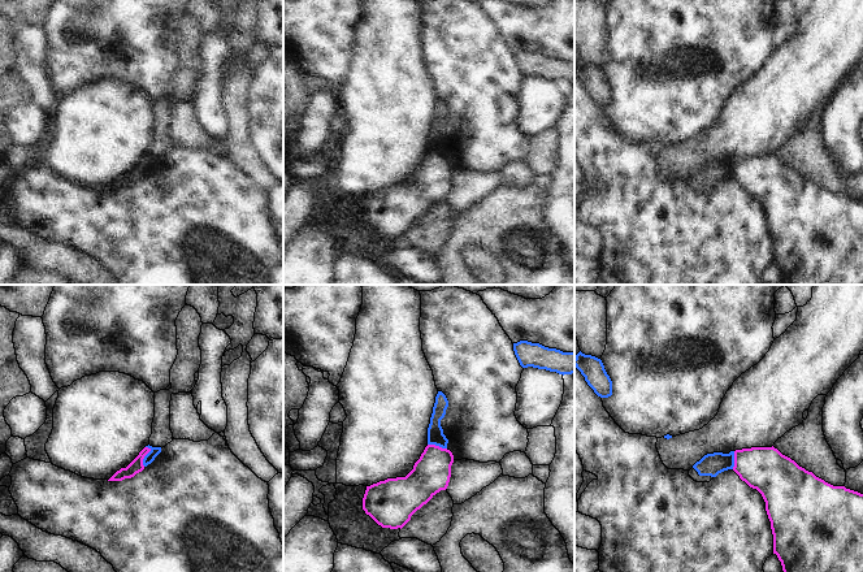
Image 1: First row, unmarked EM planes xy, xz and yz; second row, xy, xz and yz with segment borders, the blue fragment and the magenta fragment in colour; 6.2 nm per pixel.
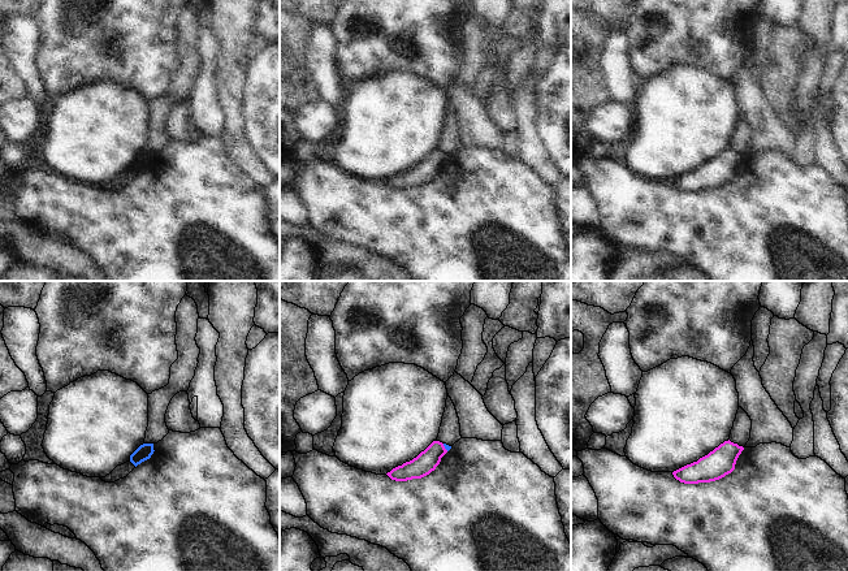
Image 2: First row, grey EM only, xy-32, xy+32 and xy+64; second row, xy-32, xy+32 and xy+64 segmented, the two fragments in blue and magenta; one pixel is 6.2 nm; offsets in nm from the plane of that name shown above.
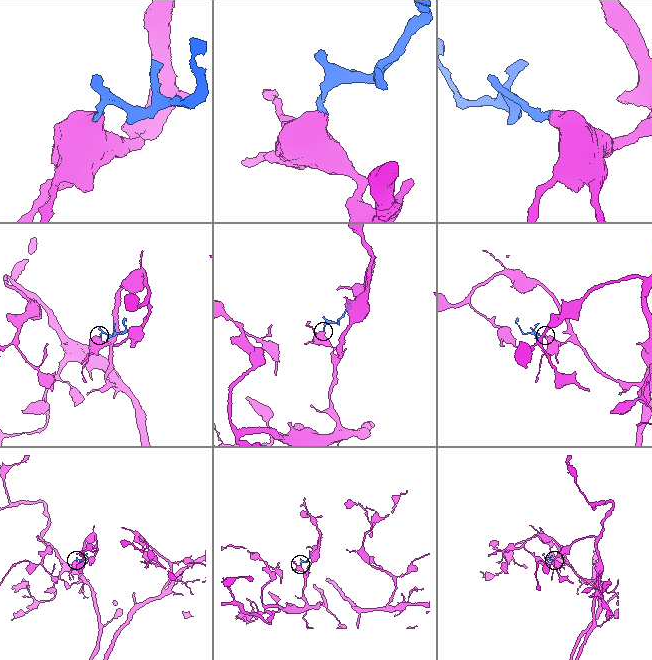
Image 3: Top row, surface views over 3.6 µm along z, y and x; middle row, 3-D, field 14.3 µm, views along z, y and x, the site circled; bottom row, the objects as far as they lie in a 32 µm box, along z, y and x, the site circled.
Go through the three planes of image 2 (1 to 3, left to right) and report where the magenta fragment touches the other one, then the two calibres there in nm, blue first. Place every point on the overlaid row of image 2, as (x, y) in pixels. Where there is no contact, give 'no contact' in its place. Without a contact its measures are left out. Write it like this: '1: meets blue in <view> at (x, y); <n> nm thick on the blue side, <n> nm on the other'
1: no contact
2: meets blue in xy+32 at (445, 448); 40 nm thick on the blue side, 140 nm on the other
3: no contact

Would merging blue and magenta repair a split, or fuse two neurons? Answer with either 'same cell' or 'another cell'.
another cell

